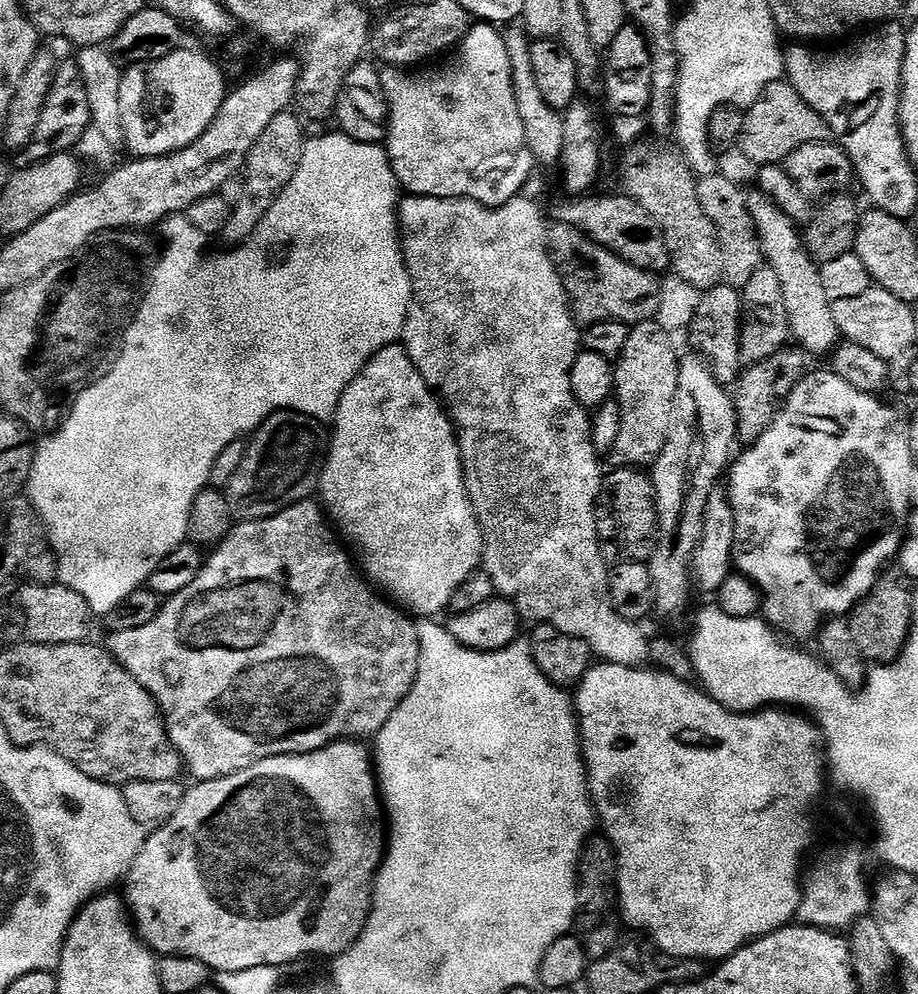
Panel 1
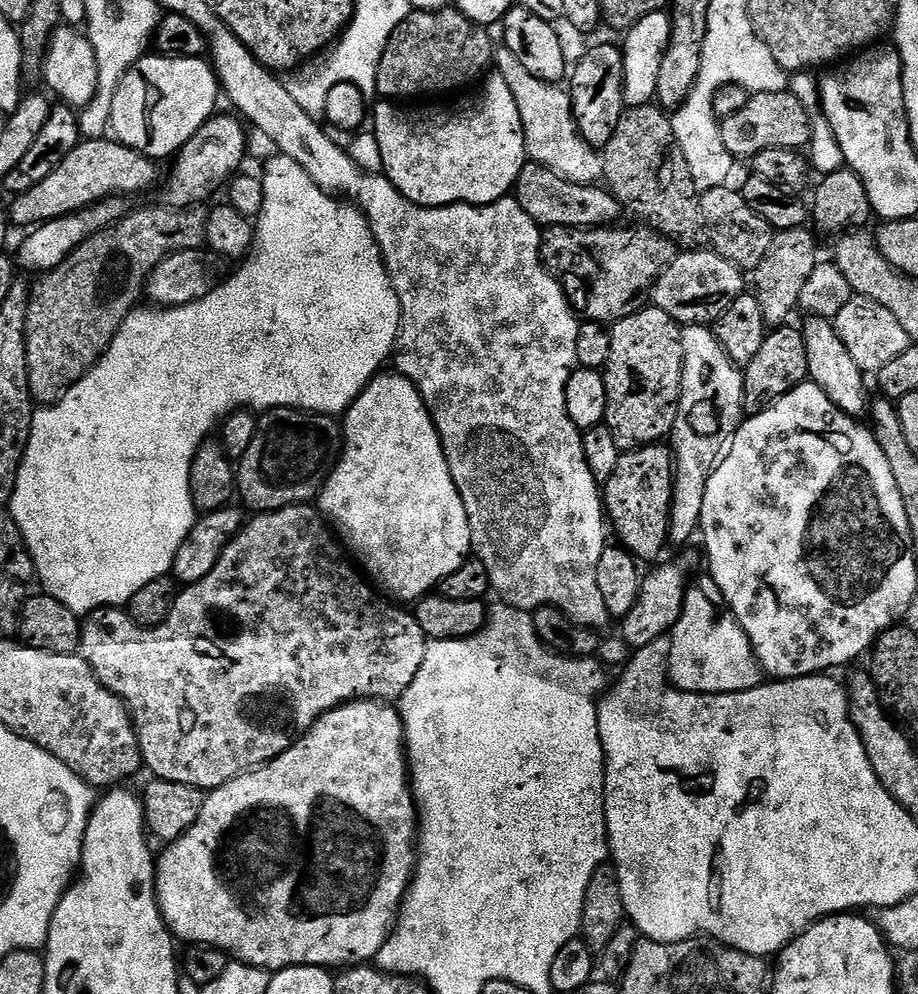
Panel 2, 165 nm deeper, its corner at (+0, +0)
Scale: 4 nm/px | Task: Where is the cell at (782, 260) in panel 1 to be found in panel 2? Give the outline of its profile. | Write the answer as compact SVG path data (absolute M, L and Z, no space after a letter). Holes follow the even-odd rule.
M808 316L802 324L804 341L806 342L806 362L808 363L808 380L817 384L842 410L850 417L860 418L869 411L870 395L864 389L865 373L860 371L860 367L854 363L854 358L850 358L850 350L842 346L842 338L838 338L836 325L831 320L824 320L820 316Z

